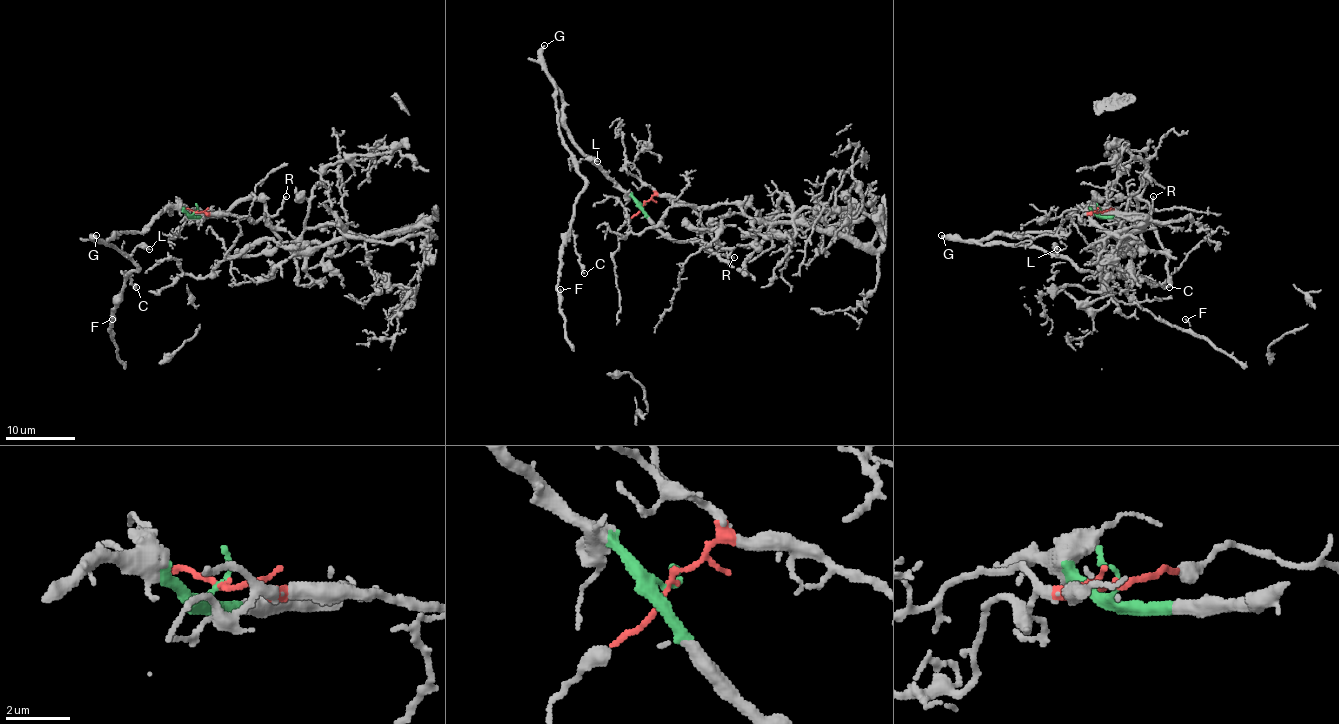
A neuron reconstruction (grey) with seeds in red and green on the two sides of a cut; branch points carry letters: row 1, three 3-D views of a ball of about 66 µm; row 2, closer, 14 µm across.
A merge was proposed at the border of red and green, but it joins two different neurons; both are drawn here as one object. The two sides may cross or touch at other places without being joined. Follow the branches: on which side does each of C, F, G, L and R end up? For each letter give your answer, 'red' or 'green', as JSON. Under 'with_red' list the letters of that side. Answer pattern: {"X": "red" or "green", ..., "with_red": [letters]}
{"C": "green", "F": "green", "G": "green", "L": "green", "R": "green", "with_red": []}

